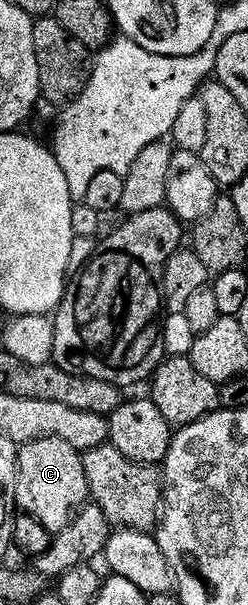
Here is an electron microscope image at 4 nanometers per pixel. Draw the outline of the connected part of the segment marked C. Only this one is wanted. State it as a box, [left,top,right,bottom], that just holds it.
[18,437,89,531]

